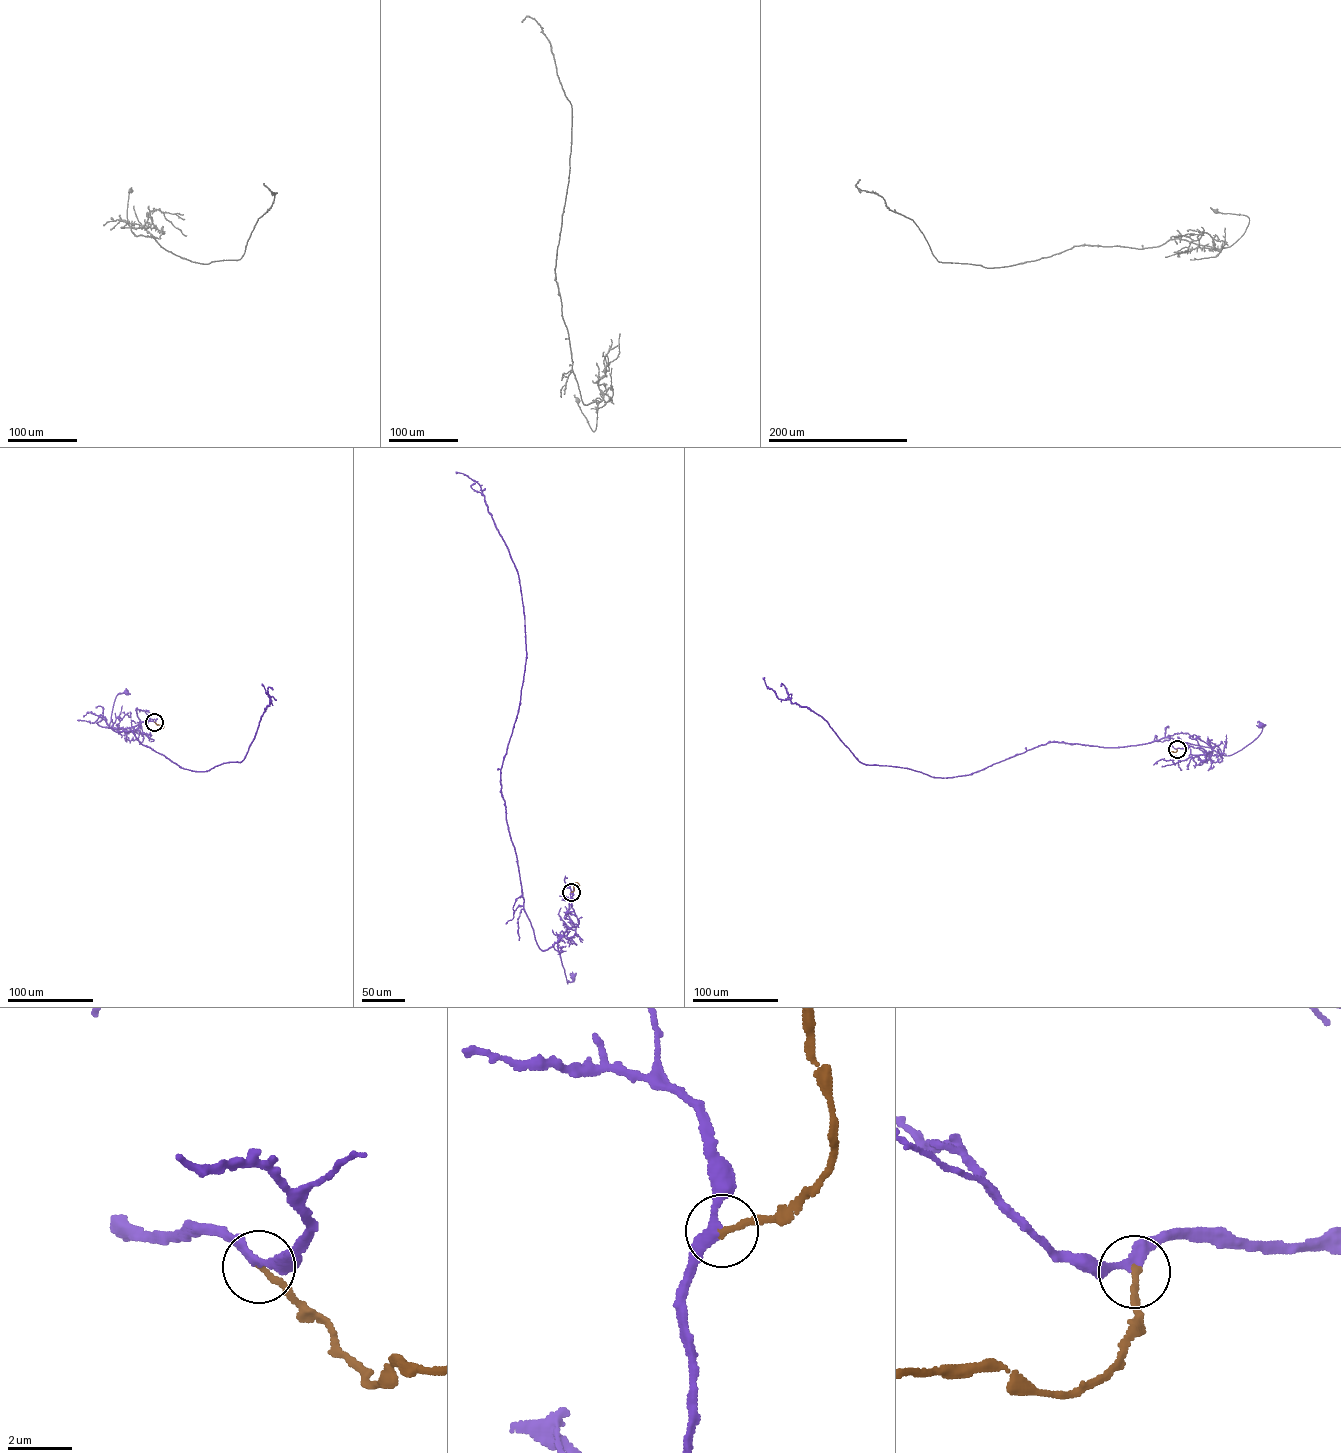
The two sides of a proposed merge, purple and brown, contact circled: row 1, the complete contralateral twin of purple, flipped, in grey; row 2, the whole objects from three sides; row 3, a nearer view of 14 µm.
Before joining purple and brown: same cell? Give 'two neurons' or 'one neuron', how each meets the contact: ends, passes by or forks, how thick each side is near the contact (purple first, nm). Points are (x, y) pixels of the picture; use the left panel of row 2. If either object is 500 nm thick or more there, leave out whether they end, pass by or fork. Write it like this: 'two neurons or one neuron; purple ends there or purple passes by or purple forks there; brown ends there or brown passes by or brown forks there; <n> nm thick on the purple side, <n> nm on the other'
one neuron; purple passes by; brown ends there; 220 nm thick on the purple side, 220 nm on the other

